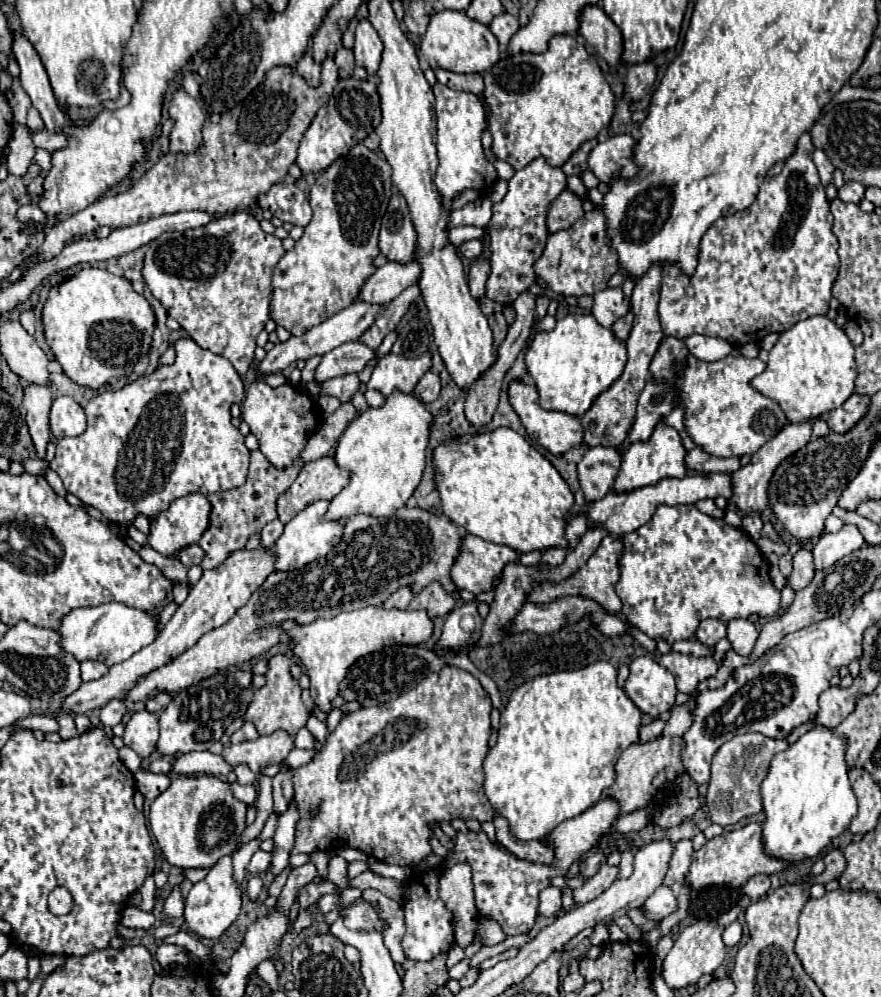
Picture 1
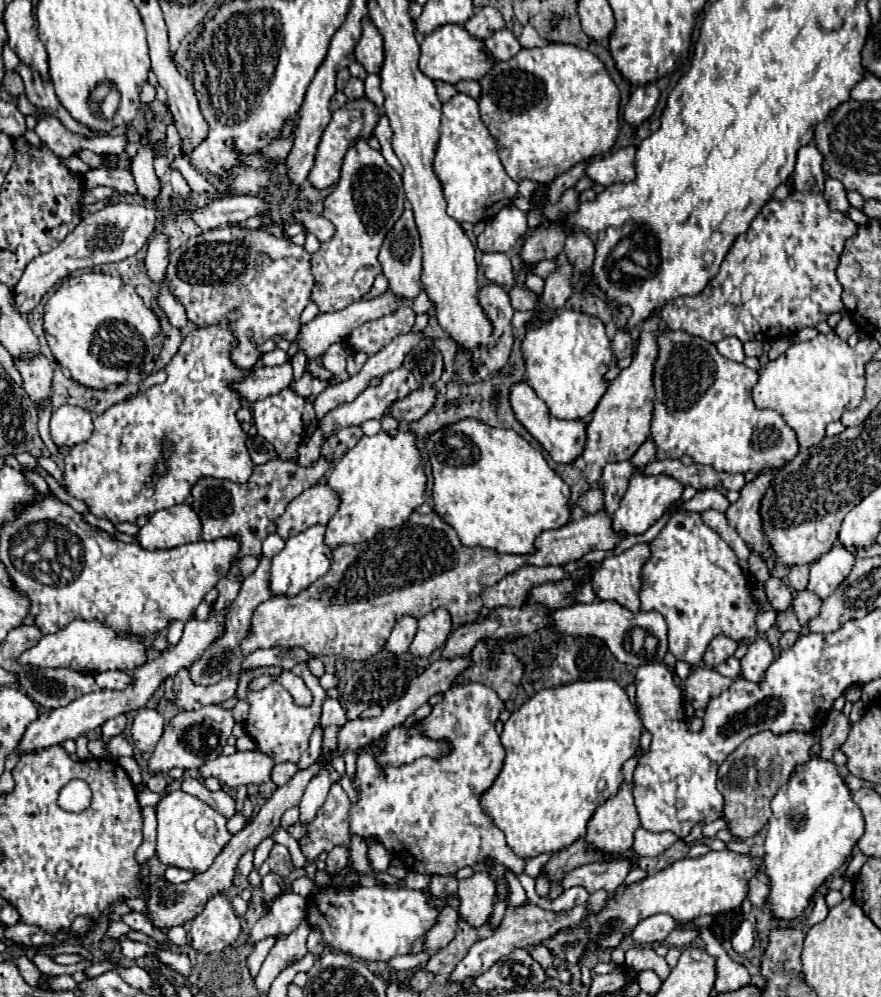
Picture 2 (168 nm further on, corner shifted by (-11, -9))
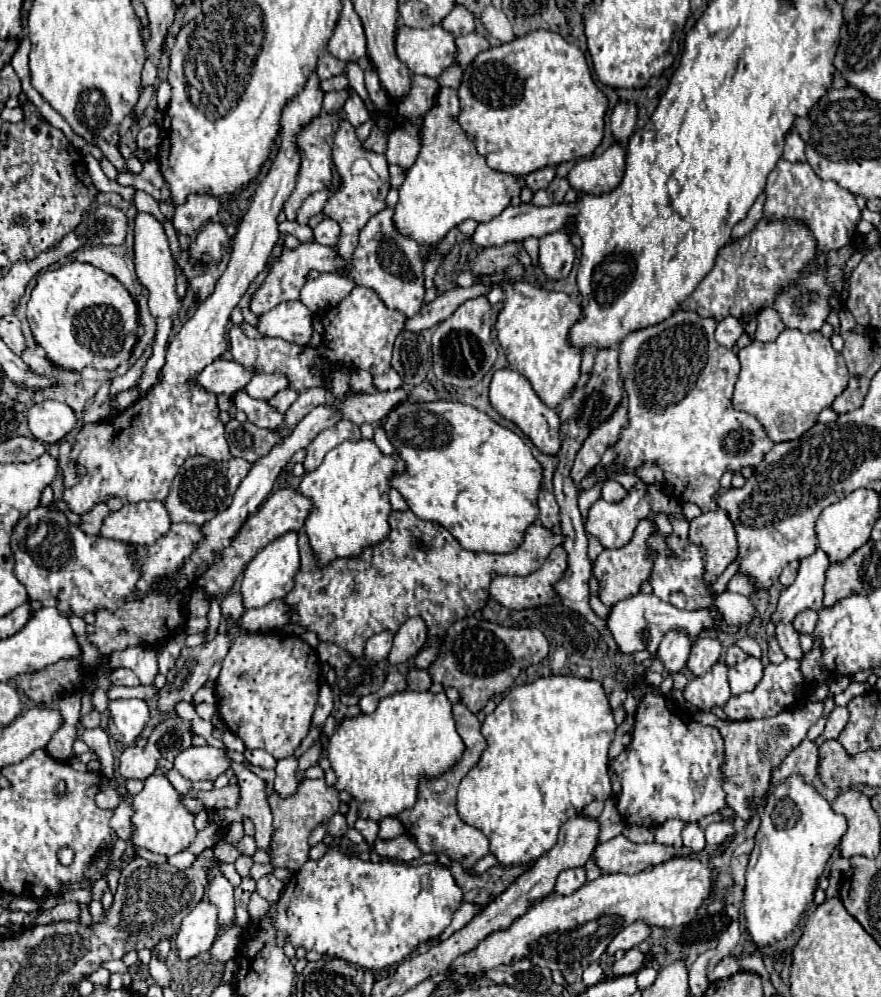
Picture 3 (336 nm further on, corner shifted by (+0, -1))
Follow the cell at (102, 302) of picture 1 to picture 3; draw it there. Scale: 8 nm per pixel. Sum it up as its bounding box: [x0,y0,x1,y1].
[28,261,140,371]

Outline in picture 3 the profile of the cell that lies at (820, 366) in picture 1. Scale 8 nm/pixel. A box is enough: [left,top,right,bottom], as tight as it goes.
[732,329,848,443]

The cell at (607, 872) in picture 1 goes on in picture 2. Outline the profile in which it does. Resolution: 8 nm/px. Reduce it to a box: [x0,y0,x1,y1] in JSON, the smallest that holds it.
[451,871,587,981]

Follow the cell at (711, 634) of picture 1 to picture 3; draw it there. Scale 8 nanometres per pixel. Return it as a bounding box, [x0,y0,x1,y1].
[686,637,722,677]

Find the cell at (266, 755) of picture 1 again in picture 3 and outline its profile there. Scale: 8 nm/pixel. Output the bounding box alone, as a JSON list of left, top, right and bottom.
[174,745,230,781]

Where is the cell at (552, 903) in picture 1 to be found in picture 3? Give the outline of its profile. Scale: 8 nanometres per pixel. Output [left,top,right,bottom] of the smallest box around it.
[556,867,586,891]

